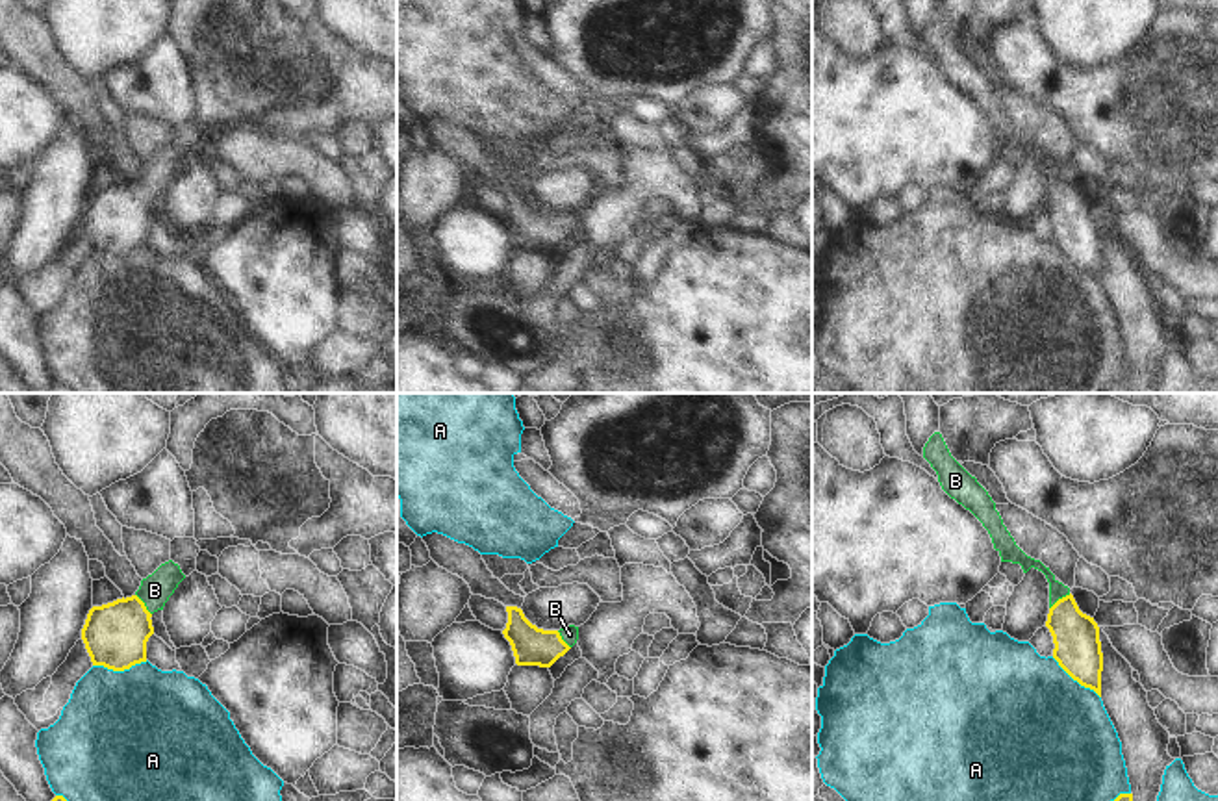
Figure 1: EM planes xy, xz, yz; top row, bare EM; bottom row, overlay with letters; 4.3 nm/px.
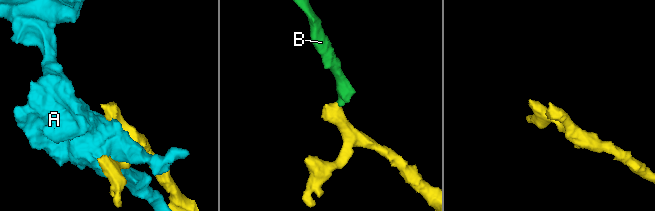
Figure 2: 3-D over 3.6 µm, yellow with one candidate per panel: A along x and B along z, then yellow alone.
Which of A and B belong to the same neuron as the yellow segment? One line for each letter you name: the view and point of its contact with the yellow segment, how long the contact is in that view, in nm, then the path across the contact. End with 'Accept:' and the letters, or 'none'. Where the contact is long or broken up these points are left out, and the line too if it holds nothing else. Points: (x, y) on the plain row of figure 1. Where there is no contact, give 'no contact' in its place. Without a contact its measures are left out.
B: contact yz (1059, 184); length 120 nm; way yz (1078, 234), (1059, 184), (1057, 175)
Accept: B

